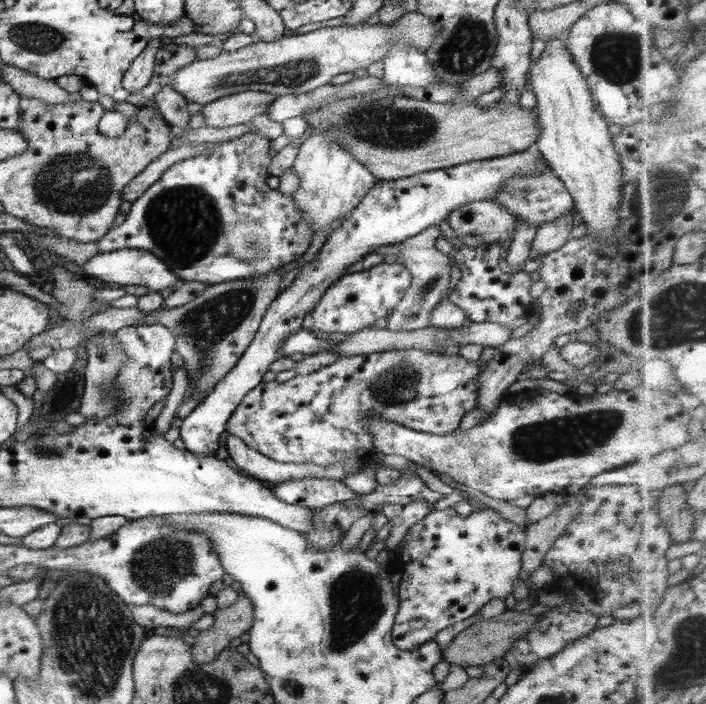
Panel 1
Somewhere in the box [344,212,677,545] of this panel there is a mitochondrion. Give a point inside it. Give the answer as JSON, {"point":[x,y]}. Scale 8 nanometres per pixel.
{"point":[581,433]}

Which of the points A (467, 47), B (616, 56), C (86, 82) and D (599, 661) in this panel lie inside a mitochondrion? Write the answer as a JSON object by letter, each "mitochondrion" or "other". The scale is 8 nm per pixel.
{"A":"mitochondrion","B":"mitochondrion","C":"other","D":"other"}

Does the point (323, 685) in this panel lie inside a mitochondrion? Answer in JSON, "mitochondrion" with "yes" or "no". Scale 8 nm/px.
{"mitochondrion":"no"}

